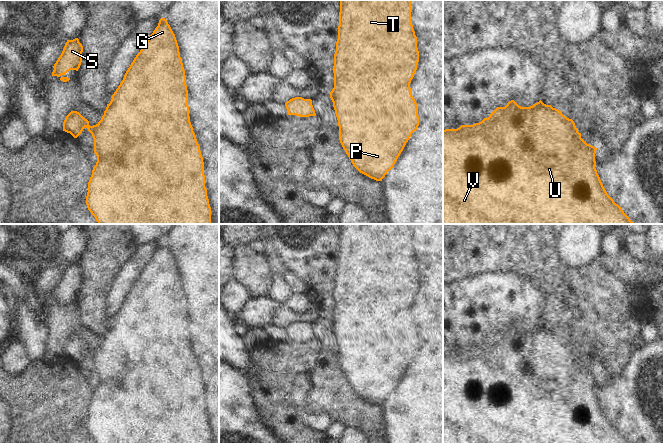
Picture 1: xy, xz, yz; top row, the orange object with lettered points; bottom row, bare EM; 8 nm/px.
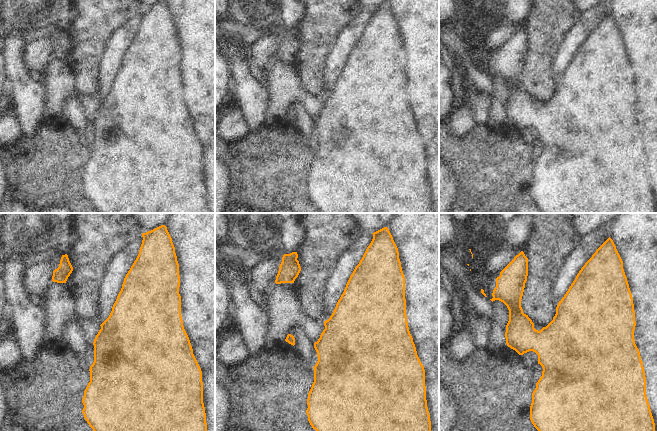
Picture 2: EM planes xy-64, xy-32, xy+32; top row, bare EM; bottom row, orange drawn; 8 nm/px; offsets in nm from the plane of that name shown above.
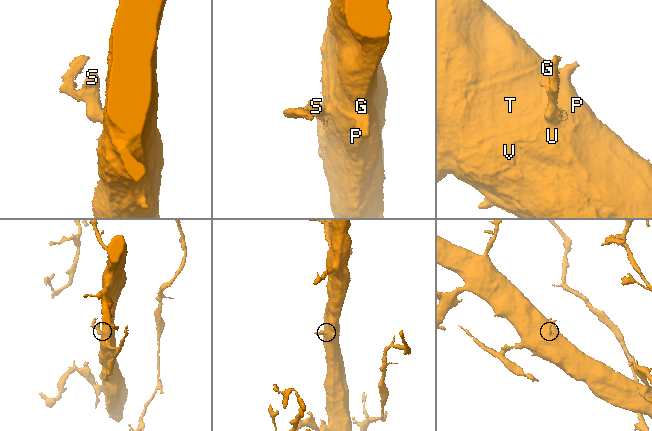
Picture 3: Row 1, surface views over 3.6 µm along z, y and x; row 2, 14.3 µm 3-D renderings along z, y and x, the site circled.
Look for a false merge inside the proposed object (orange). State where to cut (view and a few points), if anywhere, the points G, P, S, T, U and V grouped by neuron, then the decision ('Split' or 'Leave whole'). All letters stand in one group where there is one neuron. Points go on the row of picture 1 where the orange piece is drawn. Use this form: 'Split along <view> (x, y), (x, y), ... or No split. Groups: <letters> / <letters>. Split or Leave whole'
No split. Groups: G P S T U V. Leave whole

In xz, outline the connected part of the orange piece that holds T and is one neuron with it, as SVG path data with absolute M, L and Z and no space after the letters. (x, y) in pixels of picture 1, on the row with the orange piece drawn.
M340 0L334 54L334 88L329 93L338 120L339 140L353 166L382 181L419 126L410 83L419 51L411 22L413 0Z

